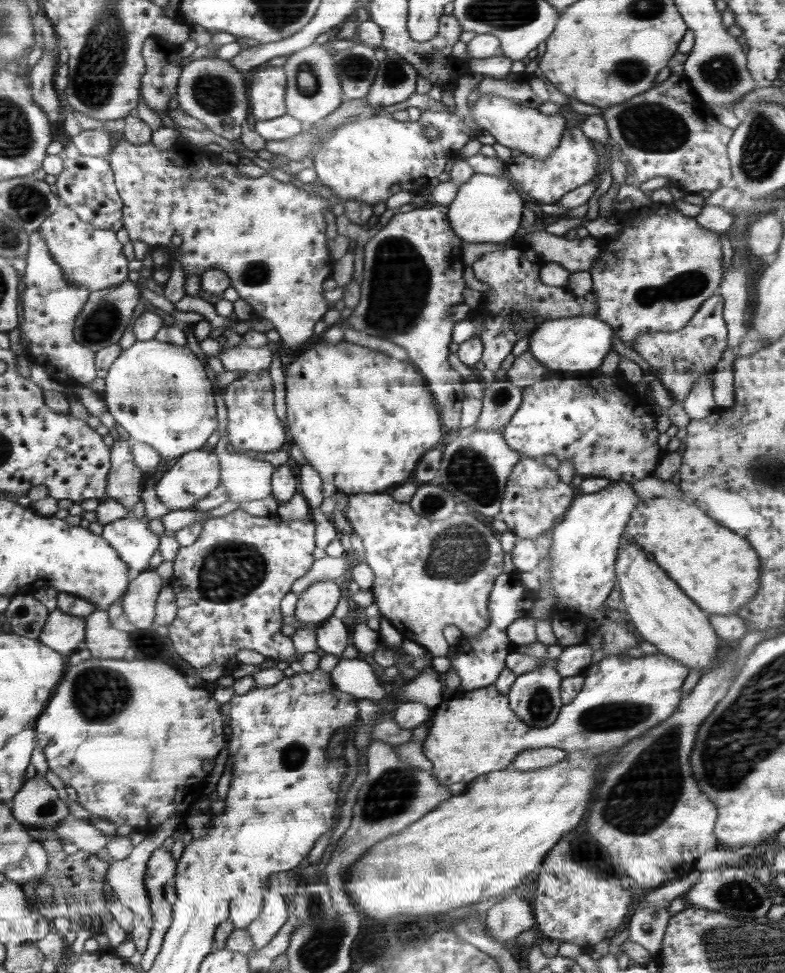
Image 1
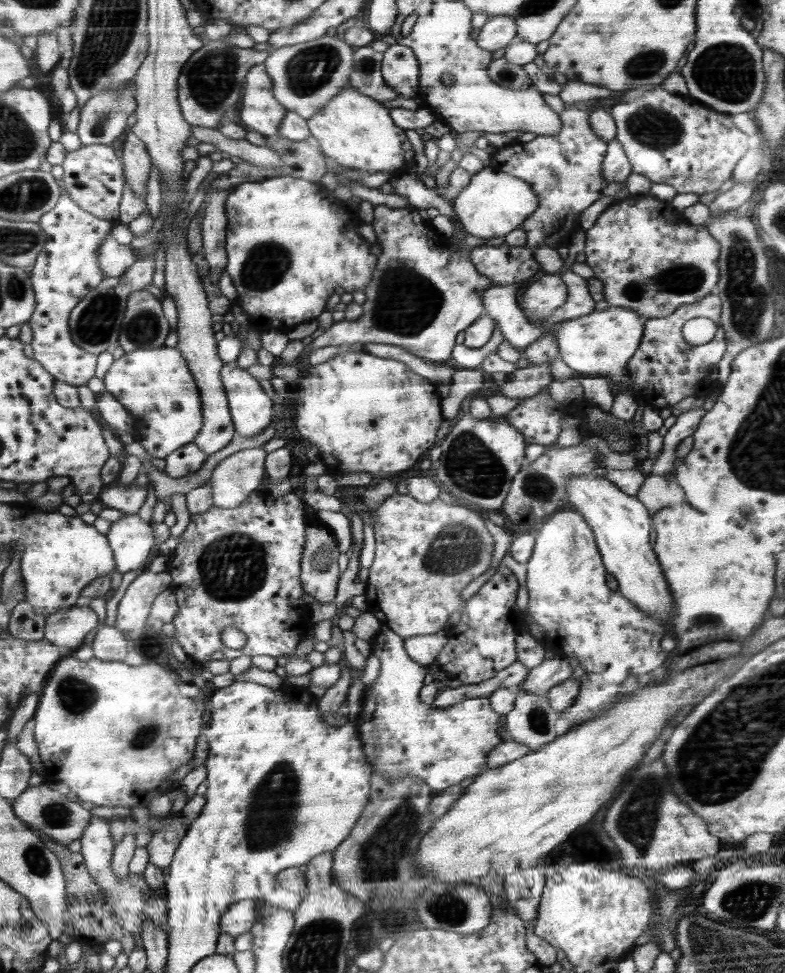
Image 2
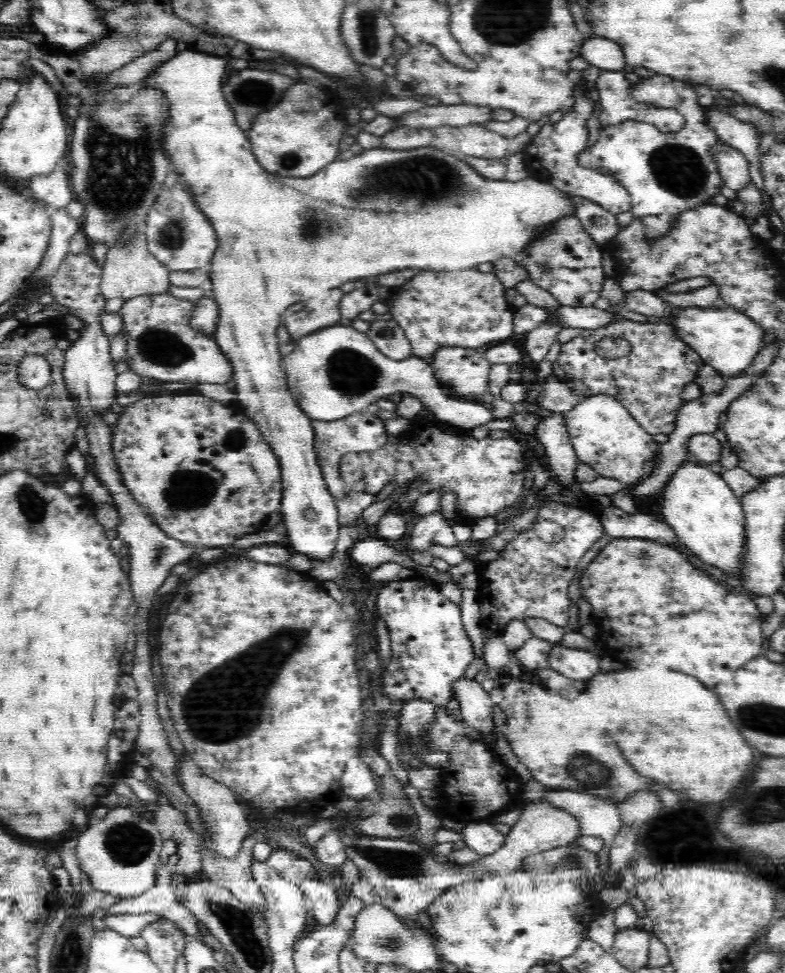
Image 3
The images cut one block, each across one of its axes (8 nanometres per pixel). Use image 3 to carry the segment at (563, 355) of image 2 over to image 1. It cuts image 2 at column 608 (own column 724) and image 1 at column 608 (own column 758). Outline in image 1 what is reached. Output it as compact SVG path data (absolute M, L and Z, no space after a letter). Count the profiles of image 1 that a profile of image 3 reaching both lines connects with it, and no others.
M580 315L560 318L542 323L532 336L529 336L529 351L532 357L542 362L549 370L580 372L598 368L604 360L604 354L612 350L613 328L594 315Z

